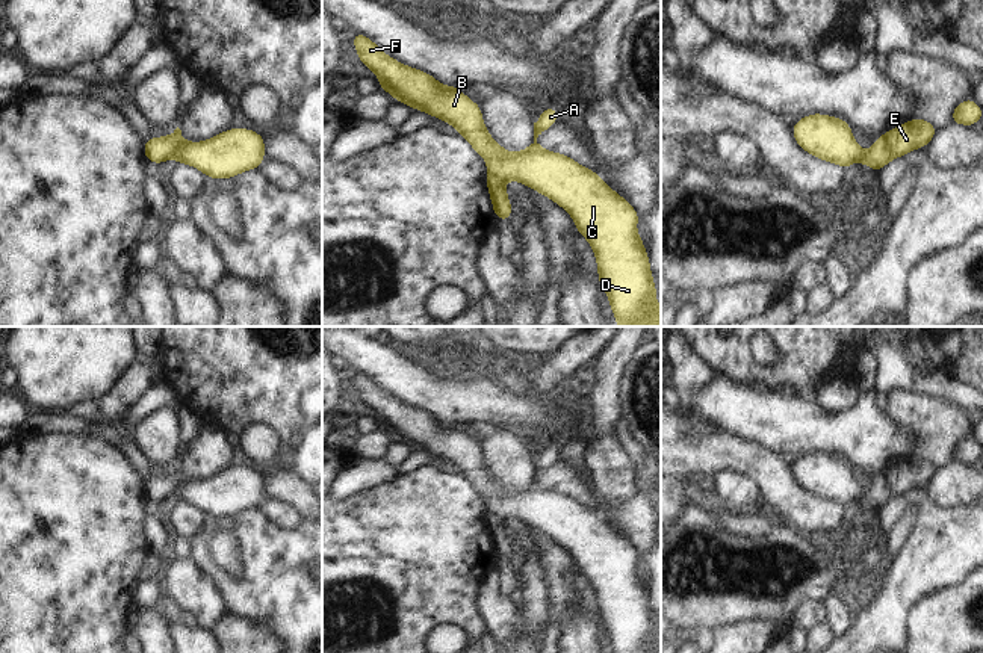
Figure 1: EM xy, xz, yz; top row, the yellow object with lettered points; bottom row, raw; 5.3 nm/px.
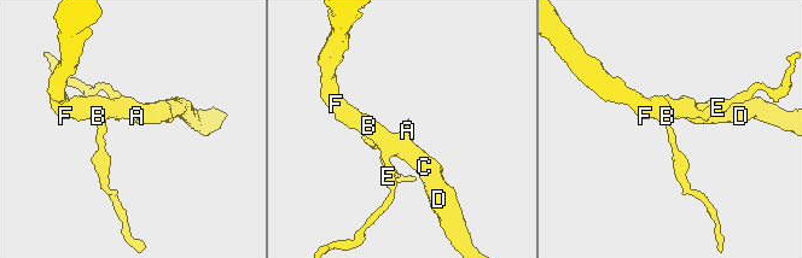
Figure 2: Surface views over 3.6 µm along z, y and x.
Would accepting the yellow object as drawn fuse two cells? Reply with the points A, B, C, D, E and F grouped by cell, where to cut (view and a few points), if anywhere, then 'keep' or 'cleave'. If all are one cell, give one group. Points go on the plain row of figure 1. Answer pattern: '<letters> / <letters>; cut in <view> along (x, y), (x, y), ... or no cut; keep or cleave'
A B C D E F; no cut; keep

